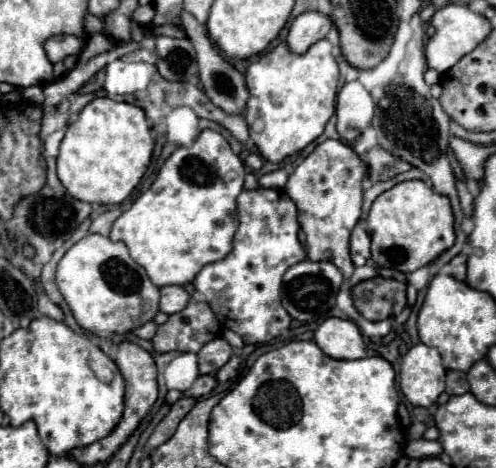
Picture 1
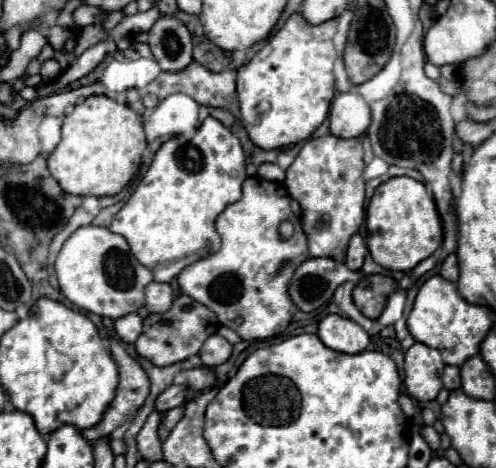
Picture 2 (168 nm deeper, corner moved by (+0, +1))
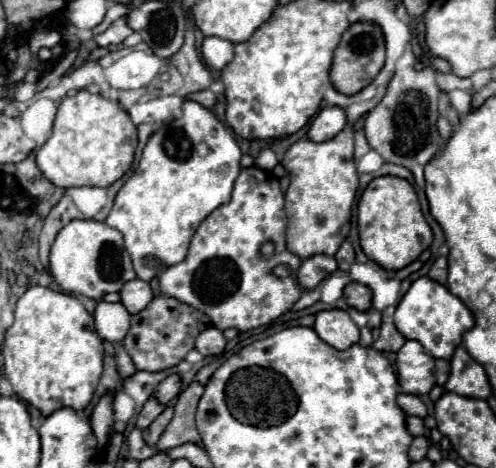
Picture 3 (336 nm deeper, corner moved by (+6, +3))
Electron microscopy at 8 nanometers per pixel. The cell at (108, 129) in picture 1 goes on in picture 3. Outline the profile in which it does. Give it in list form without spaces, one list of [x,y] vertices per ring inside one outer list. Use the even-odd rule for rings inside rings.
[[[78,90],[76,94],[66,96],[60,102],[54,120],[54,132],[50,140],[36,152],[36,164],[44,172],[44,176],[58,188],[106,188],[122,178],[132,166],[136,144],[136,126],[132,124],[124,108],[100,94]]]

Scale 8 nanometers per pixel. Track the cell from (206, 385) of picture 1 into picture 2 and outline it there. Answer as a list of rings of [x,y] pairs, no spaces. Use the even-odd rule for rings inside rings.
[[[172,384],[170,388],[166,388],[166,390],[156,398],[154,410],[158,410],[158,412],[164,414],[164,412],[168,412],[168,410],[184,404],[184,400],[186,400],[186,386],[176,386],[176,384]]]

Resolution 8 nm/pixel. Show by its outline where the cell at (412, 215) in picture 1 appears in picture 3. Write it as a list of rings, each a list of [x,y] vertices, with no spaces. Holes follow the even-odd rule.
[[[380,176],[366,186],[358,202],[358,232],[364,254],[394,272],[414,262],[432,244],[432,230],[422,216],[418,196],[412,184],[398,176]]]

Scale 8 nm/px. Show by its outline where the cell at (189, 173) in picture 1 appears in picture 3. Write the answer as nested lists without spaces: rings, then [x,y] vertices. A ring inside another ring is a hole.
[[[186,100],[182,110],[184,110],[182,118],[162,126],[158,132],[150,136],[148,144],[144,146],[138,168],[120,188],[114,200],[114,206],[106,218],[106,224],[110,228],[116,228],[122,232],[124,246],[132,256],[132,264],[140,280],[152,280],[160,276],[166,268],[186,258],[188,246],[192,236],[196,234],[196,228],[212,210],[230,202],[234,182],[242,170],[240,168],[242,152],[234,136],[230,134],[230,130],[208,108],[200,106],[198,102]]]

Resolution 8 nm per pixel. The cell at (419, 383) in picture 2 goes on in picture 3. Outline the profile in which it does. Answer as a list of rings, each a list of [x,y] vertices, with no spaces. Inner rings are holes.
[[[406,340],[396,358],[398,382],[406,394],[428,394],[436,384],[434,358],[416,340]]]

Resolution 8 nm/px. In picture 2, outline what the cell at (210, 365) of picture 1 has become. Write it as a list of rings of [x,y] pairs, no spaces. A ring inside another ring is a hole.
[[[212,334],[200,348],[200,358],[204,366],[224,364],[230,358],[230,354],[232,354],[232,344],[218,334]]]

